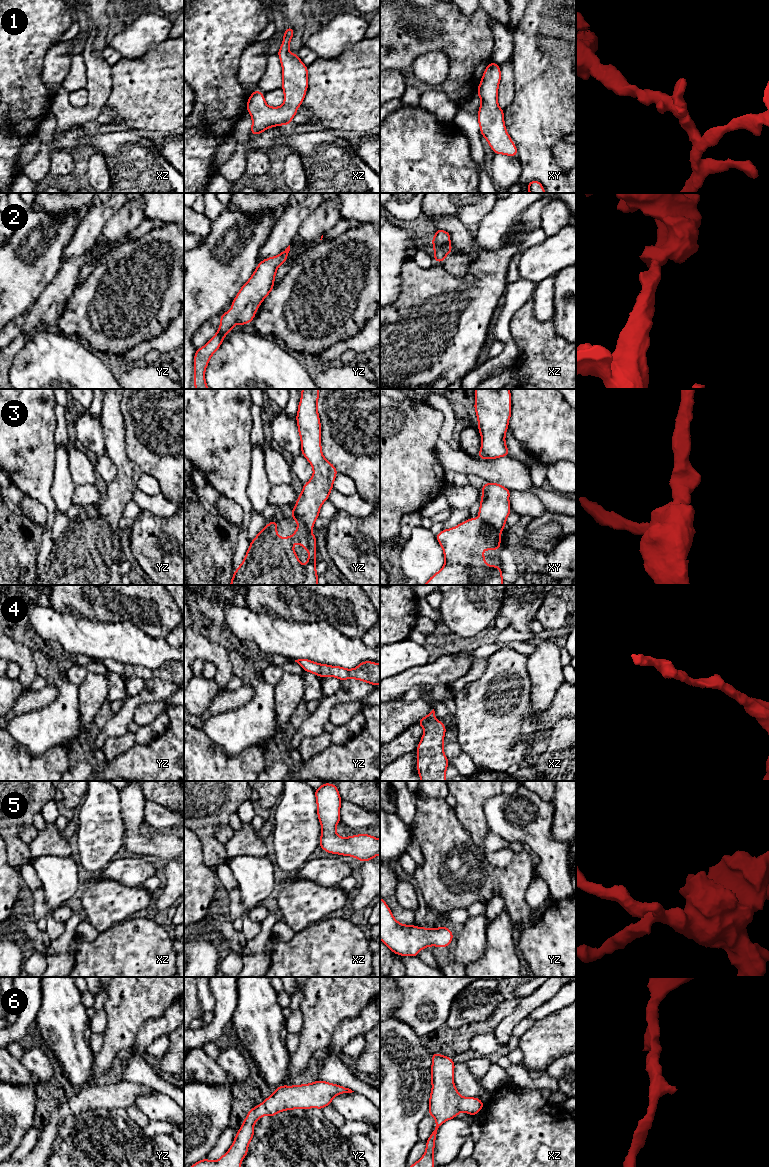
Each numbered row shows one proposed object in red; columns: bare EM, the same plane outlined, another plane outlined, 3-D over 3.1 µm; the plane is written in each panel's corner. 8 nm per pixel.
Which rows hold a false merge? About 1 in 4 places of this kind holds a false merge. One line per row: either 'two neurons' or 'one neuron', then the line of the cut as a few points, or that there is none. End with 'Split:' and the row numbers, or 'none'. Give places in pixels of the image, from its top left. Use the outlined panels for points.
1: one neuron; no cut
2: one neuron; no cut
3: one neuron; no cut
4: one neuron; no cut
5: one neuron; no cut
6: one neuron; no cut
Split: none

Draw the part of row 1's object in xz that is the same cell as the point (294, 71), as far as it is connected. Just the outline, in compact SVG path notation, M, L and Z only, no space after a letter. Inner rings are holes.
M287 27L277 53L282 65L284 103L280 107L268 106L263 93L259 90L254 91L248 99L247 111L252 117L253 135L259 135L270 127L290 125L292 118L297 114L297 108L303 103L308 88L308 67L297 54L289 51L293 35L293 28Z

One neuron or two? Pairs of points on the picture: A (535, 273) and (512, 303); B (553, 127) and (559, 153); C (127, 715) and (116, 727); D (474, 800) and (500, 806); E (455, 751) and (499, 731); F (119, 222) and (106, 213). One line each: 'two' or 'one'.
A: two
B: two
C: one
D: two
E: two
F: two

